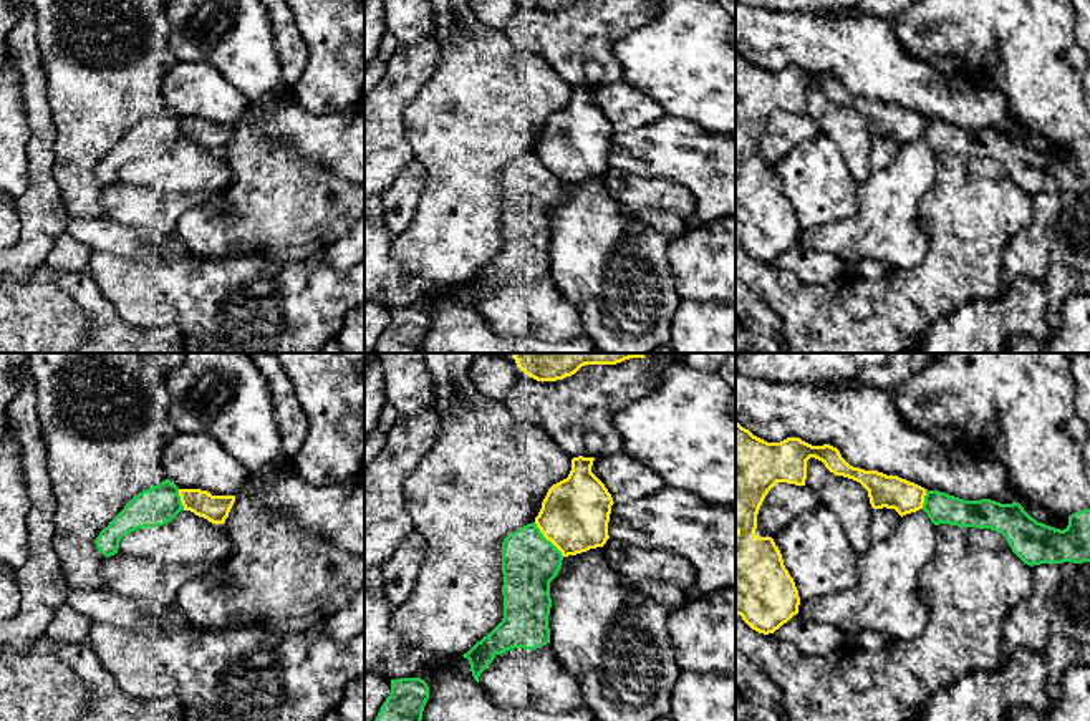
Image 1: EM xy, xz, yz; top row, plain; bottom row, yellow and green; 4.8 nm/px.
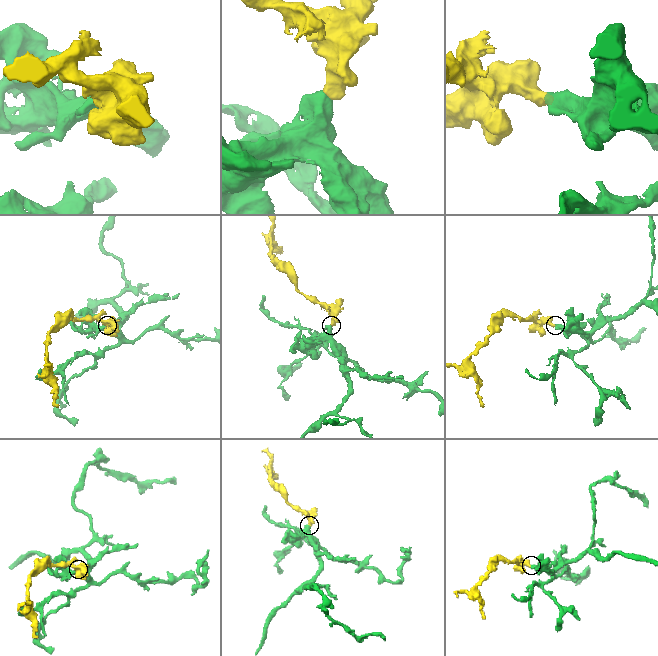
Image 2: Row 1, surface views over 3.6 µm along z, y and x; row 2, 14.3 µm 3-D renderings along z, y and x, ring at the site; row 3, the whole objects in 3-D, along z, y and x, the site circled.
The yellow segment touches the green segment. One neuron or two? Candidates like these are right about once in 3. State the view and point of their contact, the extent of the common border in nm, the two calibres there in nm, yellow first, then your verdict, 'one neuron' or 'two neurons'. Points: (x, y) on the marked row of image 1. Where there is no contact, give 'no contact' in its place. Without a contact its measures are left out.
meets yellow in xz at (547, 539); contact 220 nm long; 340 nm thick on the yellow side, 280 nm on the other; two neurons

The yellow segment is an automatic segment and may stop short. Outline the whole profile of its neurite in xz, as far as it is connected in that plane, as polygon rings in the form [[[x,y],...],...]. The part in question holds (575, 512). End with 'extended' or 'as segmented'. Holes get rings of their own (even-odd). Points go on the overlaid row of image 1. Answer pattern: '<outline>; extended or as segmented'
[[[573,457],[567,479],[553,484],[535,524],[563,557],[603,547],[613,497],[605,484],[591,472],[595,457]]]; as segmented

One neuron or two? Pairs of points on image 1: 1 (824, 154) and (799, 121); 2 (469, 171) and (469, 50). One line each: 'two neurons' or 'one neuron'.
1: two neurons
2: one neuron

